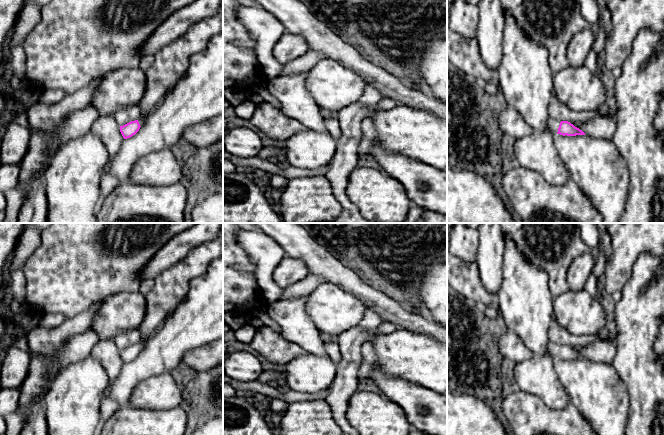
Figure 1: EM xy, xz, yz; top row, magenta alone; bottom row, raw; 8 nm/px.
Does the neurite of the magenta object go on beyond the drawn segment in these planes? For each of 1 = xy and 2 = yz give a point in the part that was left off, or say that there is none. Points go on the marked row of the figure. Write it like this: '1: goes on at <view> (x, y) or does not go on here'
1: goes on at xy (141, 121)
2: goes on at yz (553, 124)

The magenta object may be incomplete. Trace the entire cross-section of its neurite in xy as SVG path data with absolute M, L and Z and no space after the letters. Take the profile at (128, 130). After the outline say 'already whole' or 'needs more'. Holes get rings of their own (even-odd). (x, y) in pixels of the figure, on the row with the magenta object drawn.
M140 118L135 121L131 121L123 126L120 126L120 132L124 139L130 138L135 135L140 127L144 124L145 118Z; needs more

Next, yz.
M549 117L547 121L547 127L555 134L567 135L567 136L576 136L576 135L585 135L585 133L579 128L575 127L568 121L560 121Z; needs more

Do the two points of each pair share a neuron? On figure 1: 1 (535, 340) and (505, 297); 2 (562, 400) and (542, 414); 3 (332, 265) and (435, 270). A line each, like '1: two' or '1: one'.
1: one
2: two
3: two

